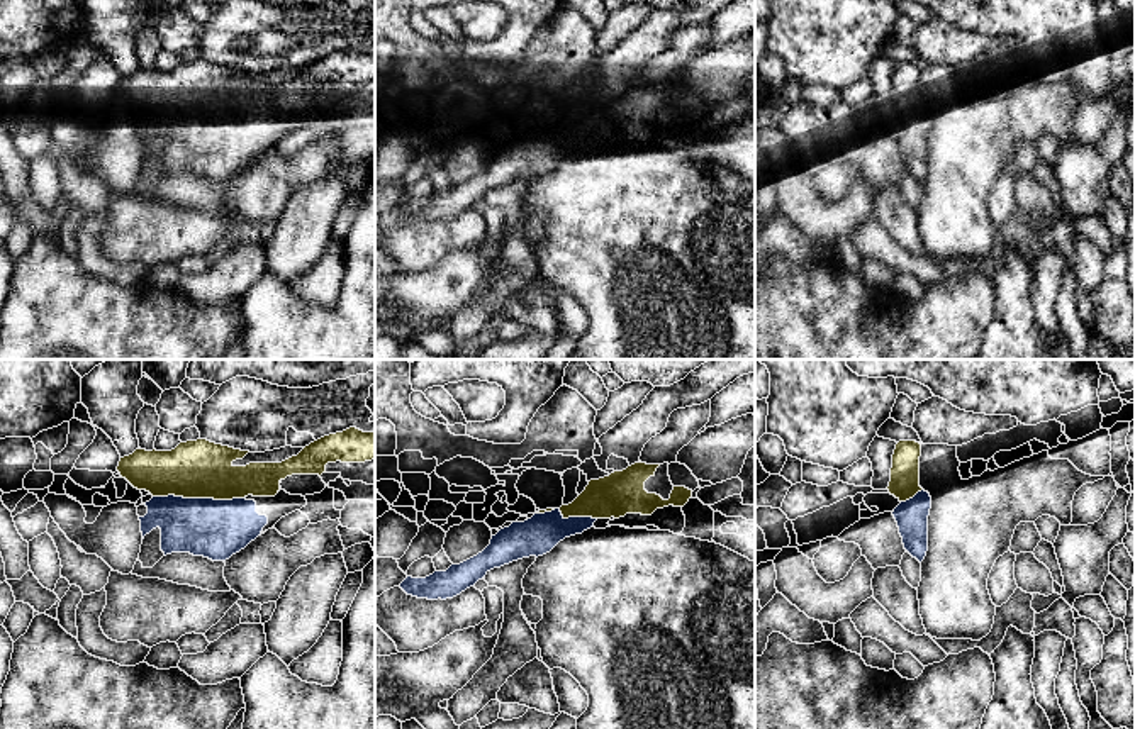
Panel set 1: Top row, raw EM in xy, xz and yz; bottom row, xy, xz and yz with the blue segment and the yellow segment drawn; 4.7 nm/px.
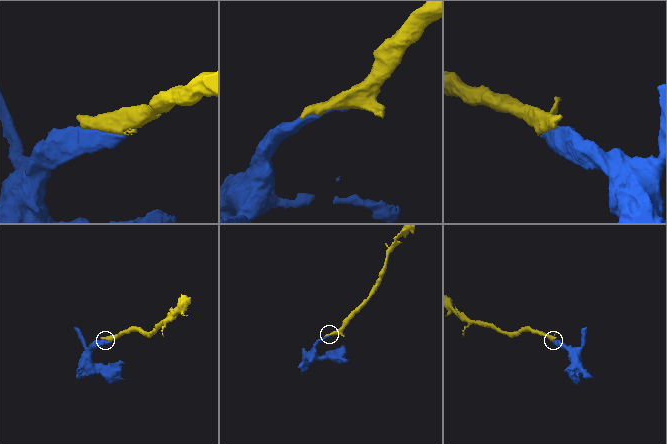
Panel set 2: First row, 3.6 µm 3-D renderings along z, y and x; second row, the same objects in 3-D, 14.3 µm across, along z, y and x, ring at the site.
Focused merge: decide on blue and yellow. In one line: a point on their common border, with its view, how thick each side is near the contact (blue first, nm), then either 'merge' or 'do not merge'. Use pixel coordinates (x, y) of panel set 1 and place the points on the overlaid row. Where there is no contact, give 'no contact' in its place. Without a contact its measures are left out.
meets blue in xy at (199, 499); 280 nm thick on the blue side, 280 nm on the other; merge

